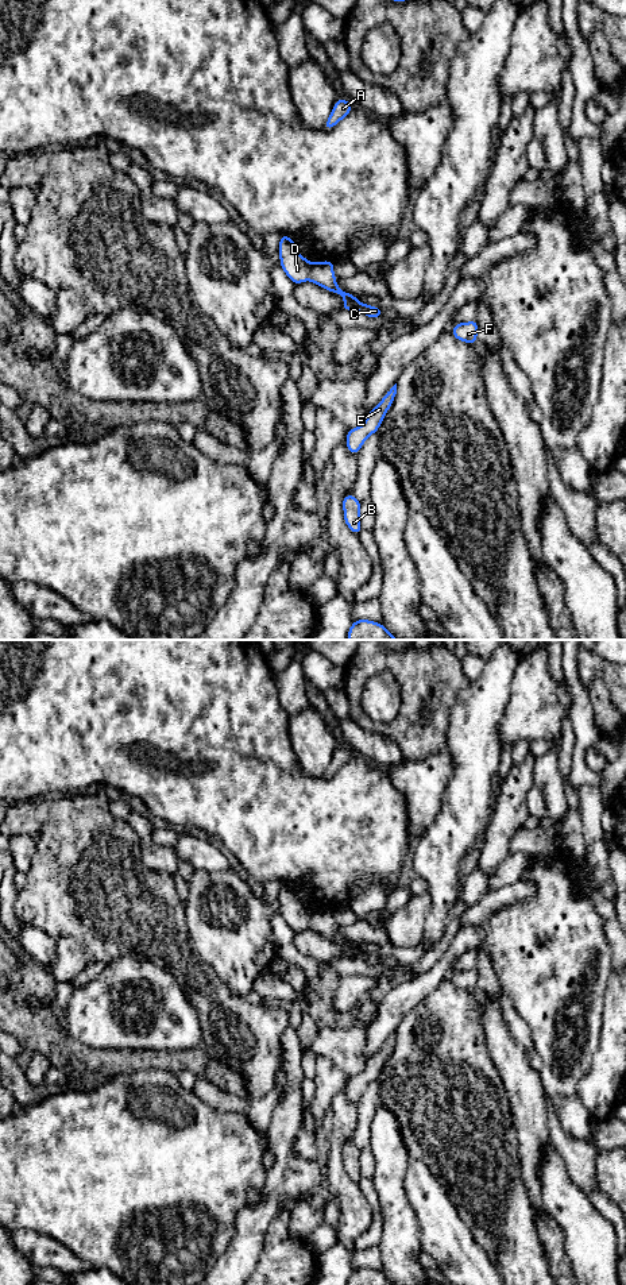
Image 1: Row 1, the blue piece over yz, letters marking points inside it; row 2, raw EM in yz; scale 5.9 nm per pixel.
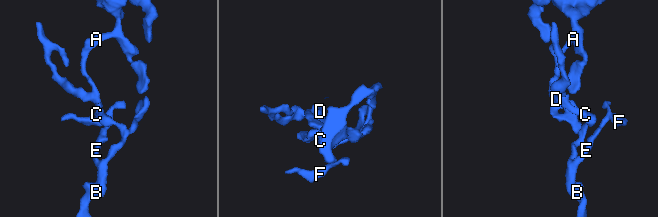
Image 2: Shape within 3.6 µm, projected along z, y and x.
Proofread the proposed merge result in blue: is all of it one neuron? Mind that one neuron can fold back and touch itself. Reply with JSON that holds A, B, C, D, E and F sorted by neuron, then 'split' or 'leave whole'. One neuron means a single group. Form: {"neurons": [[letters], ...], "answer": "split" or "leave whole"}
{"neurons": [["A", "D"], ["B", "C", "E", "F"]], "answer": "split"}

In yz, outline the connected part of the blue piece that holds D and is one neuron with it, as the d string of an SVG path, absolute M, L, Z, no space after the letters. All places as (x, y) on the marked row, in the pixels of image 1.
M281 236L278 254L282 270L295 285L309 279L312 263L298 254L295 243L290 236Z

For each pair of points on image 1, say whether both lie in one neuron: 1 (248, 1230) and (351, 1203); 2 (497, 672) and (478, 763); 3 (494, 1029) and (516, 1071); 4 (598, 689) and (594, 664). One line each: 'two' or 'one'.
1: two
2: one
3: one
4: two

